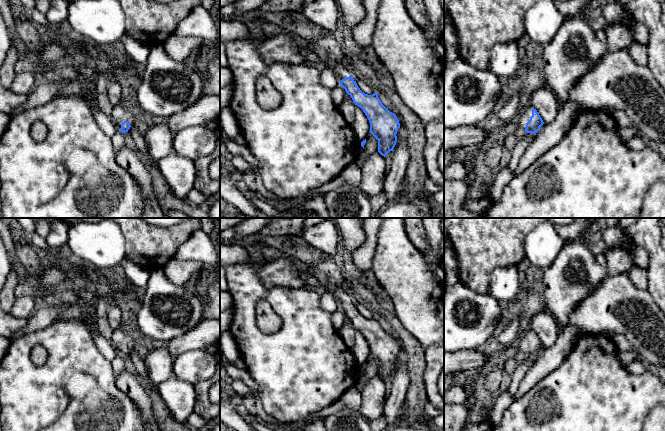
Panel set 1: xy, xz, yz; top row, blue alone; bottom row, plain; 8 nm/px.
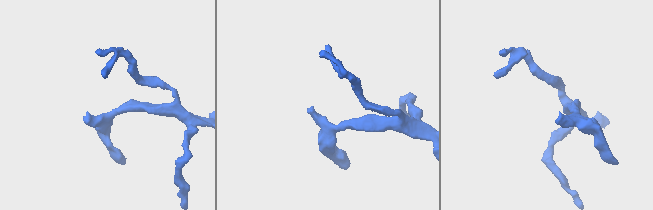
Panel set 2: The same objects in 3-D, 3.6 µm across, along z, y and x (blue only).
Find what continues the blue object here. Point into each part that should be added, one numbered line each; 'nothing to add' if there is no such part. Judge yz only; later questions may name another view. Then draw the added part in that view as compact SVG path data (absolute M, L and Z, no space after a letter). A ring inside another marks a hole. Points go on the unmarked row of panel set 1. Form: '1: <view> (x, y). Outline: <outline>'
1: yz (521, 344). Outline: M532 331L526 332L520 339L517 340L515 344L515 350L523 356L525 356L526 347L532 340L532 333Z

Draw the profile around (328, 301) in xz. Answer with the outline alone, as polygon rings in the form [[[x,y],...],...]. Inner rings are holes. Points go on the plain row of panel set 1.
[[[327,291],[321,296],[320,305],[325,312],[330,314],[333,314],[340,309],[340,304],[335,295]]]

